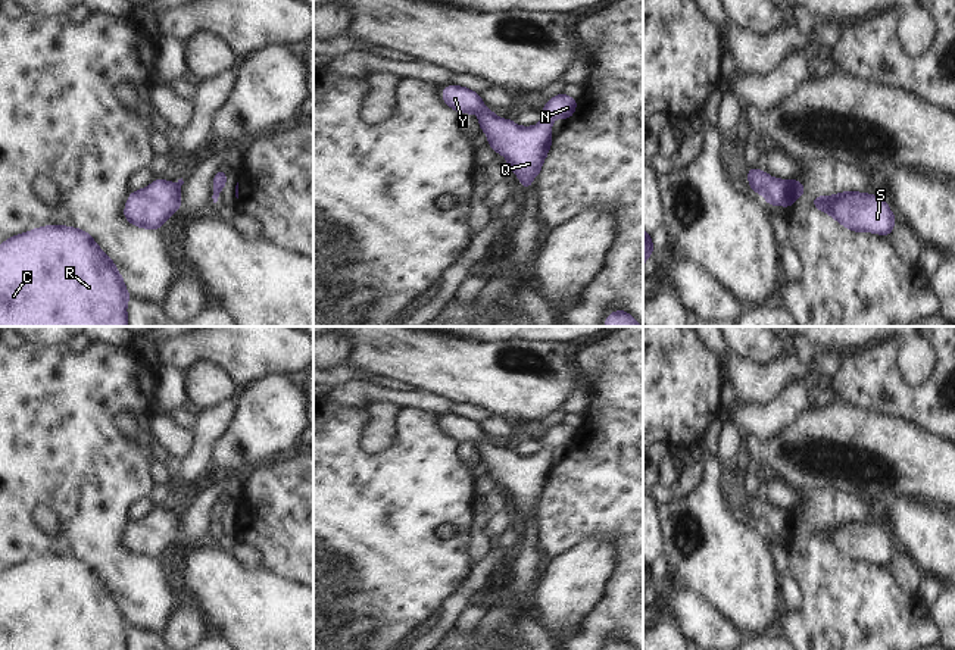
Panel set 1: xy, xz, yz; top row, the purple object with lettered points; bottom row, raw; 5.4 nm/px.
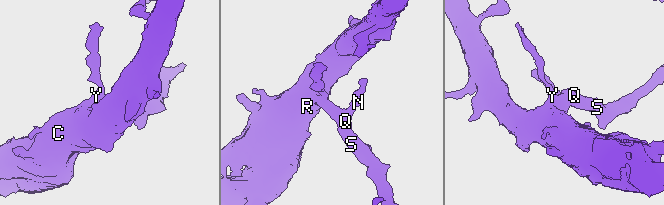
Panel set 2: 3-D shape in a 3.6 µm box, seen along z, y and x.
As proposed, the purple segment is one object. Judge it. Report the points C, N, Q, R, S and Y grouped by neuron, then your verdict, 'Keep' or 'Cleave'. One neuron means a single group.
Groups: C N Q R S Y. Keep.

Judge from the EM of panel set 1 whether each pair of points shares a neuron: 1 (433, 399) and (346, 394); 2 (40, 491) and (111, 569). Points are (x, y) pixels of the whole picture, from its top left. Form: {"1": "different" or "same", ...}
{"1": "same", "2": "same"}

